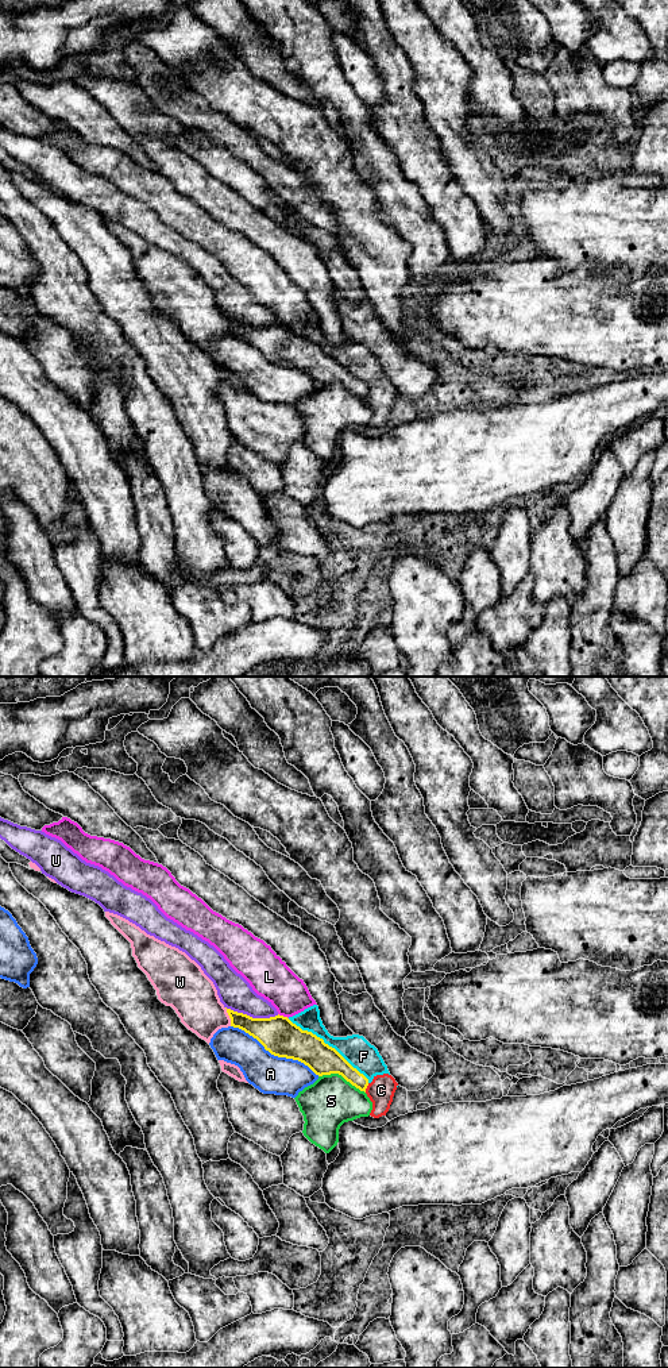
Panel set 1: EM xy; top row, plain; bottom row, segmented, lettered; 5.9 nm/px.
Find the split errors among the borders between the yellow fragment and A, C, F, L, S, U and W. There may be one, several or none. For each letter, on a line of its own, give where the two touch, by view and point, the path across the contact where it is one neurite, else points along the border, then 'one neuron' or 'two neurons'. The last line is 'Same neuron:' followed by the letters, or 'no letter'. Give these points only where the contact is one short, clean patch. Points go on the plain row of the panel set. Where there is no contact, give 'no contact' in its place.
A: xy (275, 363) | two neurons
C: xy (366, 396) | along xy (369, 392), (365, 400) | two neurons
F: xy (328, 354) | two neurons
L: xy (282, 324) | along xy (278, 322), (288, 327) | two neurons
S: xy (342, 384) | two neurons
U: xy (251, 326) | two neurons
W: xy (230, 326) | two neurons
Same neuron: no letter

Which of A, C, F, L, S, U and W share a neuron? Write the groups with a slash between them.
A / C F / L / S / U / W

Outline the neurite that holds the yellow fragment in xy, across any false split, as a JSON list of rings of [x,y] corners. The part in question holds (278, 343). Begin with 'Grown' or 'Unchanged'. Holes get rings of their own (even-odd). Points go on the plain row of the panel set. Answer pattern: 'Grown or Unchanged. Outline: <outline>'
Unchanged. Outline: [[[227,317],[231,335],[256,347],[266,359],[278,366],[293,367],[308,374],[316,384],[339,382],[366,401],[368,388],[354,377],[335,357],[312,340],[302,339],[287,325],[252,327]]]

